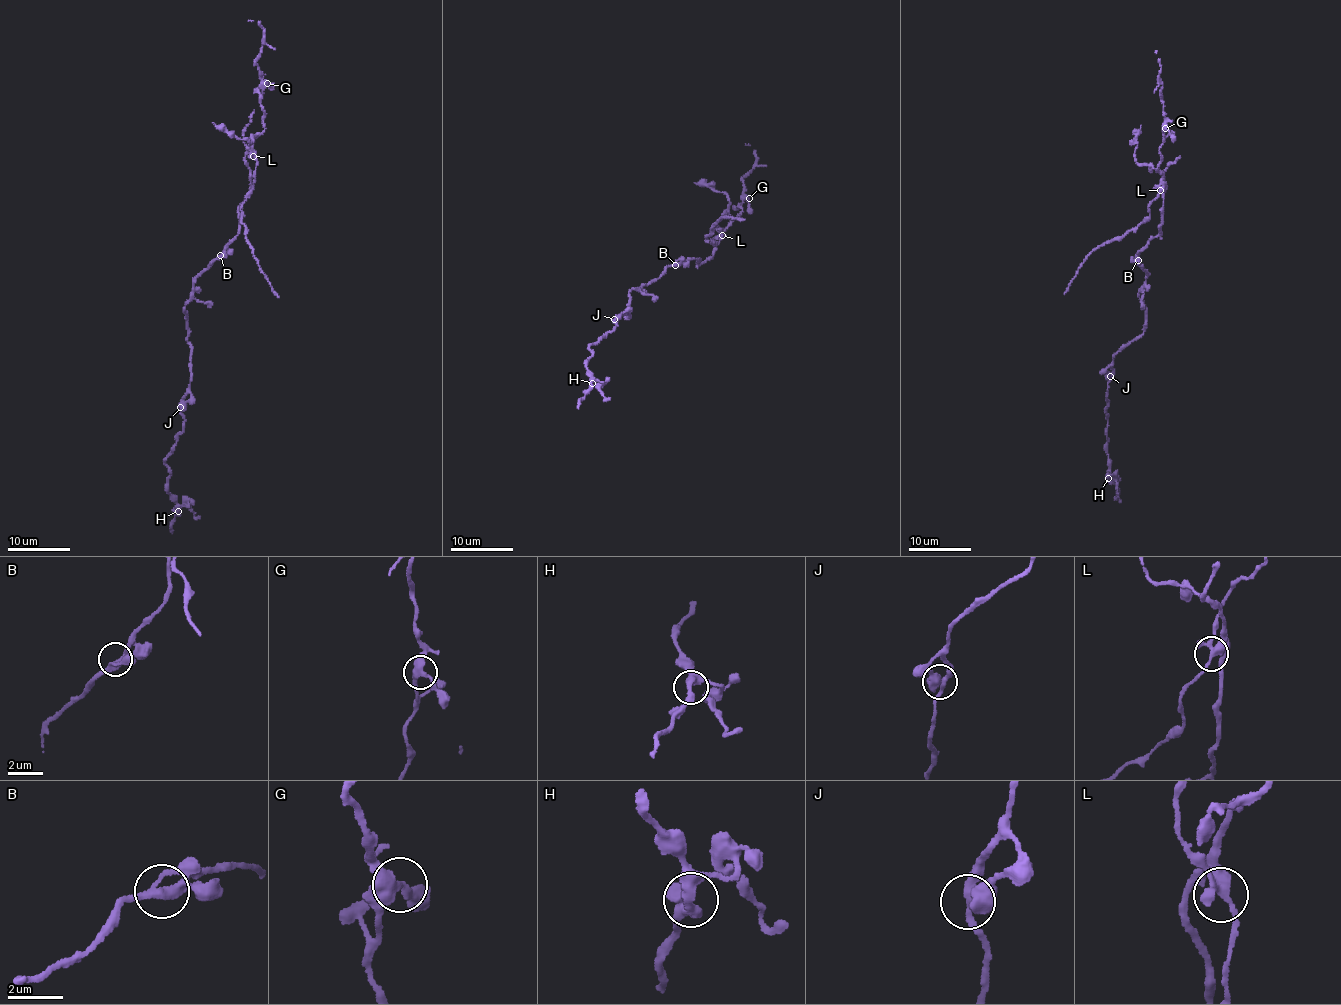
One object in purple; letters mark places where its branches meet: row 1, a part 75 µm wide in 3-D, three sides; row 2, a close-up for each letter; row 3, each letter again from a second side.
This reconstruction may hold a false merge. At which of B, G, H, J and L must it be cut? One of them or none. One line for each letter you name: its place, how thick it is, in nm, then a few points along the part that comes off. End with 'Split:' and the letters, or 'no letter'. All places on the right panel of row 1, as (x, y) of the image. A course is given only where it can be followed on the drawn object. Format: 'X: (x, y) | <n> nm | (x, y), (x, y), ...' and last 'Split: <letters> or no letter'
L: (1160, 190) | 320 nm | (1159, 191), (1148, 207), (1150, 219), (1121, 238), (1098, 245), (1064, 294)
Split: L

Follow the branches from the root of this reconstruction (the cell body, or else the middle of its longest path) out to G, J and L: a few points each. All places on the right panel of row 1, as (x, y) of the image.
G: (1145, 271), (1136, 259), (1137, 253), (1160, 234), (1163, 221), (1164, 173), (1156, 169), (1165, 128)
J: (1145, 271), (1148, 276), (1145, 287), (1139, 292), (1145, 311), (1145, 331), (1114, 355), (1110, 376)
L: (1145, 271), (1136, 259), (1137, 253), (1160, 234), (1165, 189), (1159, 191)

